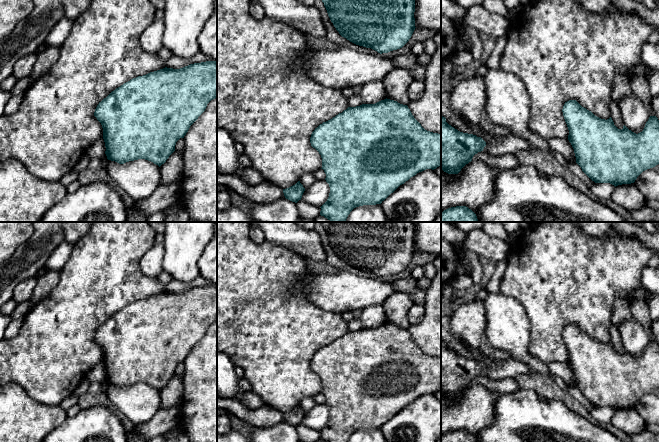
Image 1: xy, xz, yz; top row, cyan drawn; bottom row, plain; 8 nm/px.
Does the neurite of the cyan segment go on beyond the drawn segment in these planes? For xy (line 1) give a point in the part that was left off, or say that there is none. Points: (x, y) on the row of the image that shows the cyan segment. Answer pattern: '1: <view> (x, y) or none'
1: none

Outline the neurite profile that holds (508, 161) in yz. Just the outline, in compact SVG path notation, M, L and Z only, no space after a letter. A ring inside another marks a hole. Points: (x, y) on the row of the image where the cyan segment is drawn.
M481 151L473 156L472 161L473 160L482 161L489 166L499 168L501 170L509 170L520 165L514 154L492 156L488 155L485 151Z

